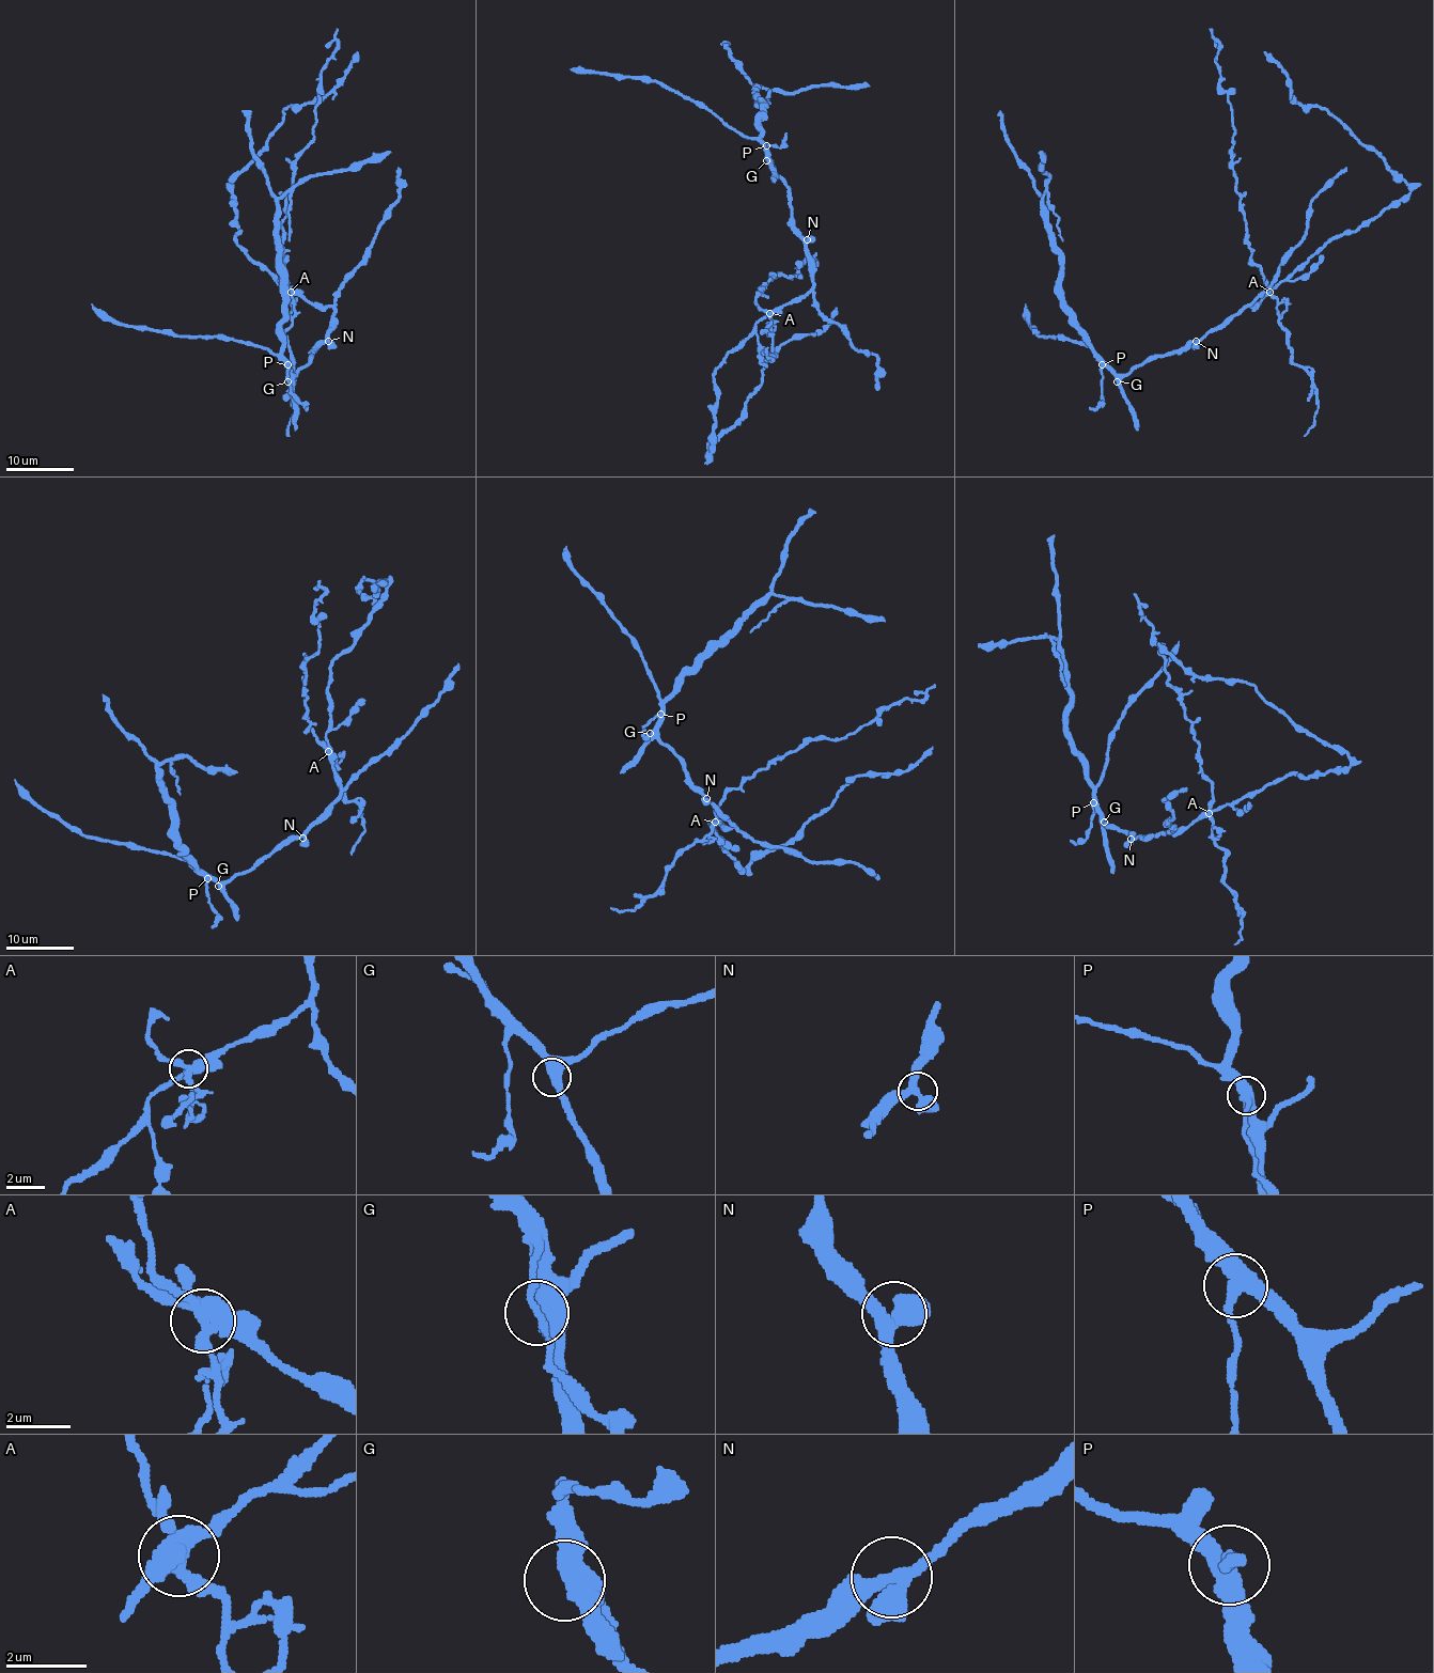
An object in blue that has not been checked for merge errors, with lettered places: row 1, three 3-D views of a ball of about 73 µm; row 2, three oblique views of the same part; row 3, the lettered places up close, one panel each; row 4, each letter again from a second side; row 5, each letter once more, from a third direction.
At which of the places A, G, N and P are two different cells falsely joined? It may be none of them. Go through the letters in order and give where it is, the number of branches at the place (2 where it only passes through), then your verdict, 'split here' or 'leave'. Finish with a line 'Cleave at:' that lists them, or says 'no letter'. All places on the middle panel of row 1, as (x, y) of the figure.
A: place (769, 313); branches 4; split here
G: place (766, 160); branches 2; leave
N: place (807, 239); branches 3; leave
P: place (766, 145); branches 3; split here
Cleave at: A, P

